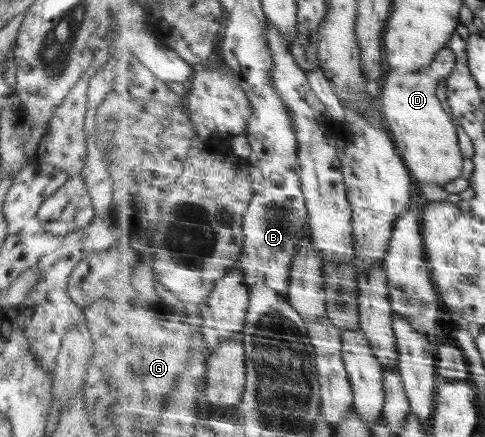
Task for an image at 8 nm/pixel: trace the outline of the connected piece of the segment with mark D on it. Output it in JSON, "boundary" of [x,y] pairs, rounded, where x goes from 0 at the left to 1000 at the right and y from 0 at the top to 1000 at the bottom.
{"boundary":[[[922,110],[872,165],[835,167],[831,160],[808,158],[788,204],[786,247],[792,270],[860,421],[885,416],[918,426],[955,403],[959,357],[946,334],[942,279],[928,256],[928,243],[909,233],[909,183],[922,183],[940,151],[942,124]]]}

